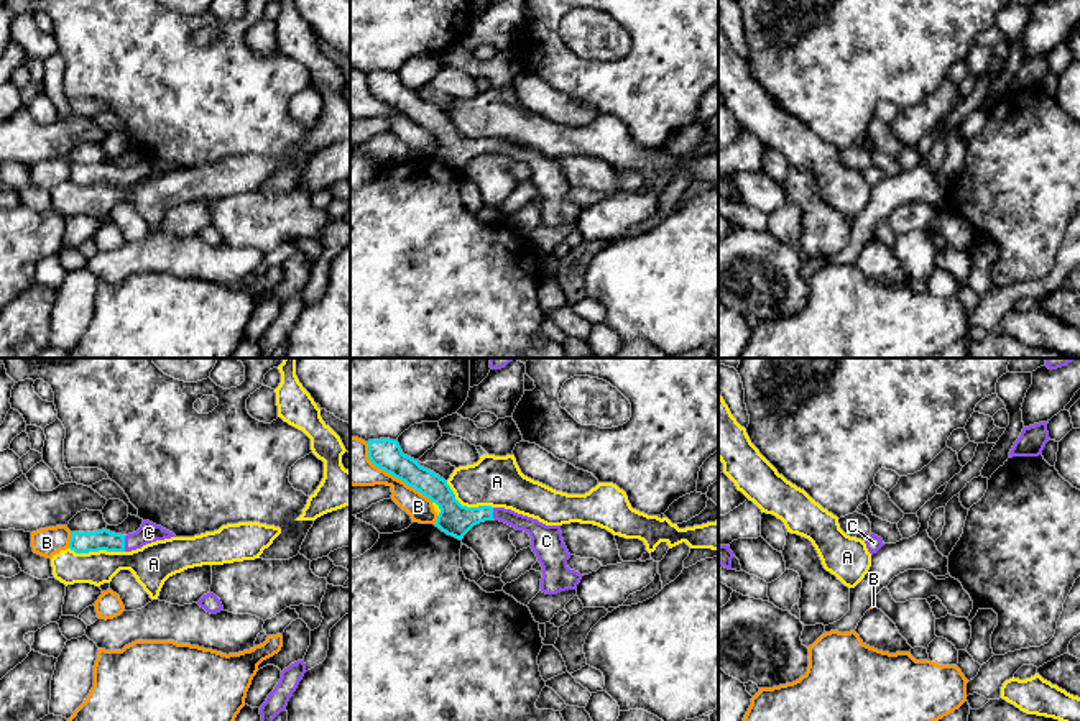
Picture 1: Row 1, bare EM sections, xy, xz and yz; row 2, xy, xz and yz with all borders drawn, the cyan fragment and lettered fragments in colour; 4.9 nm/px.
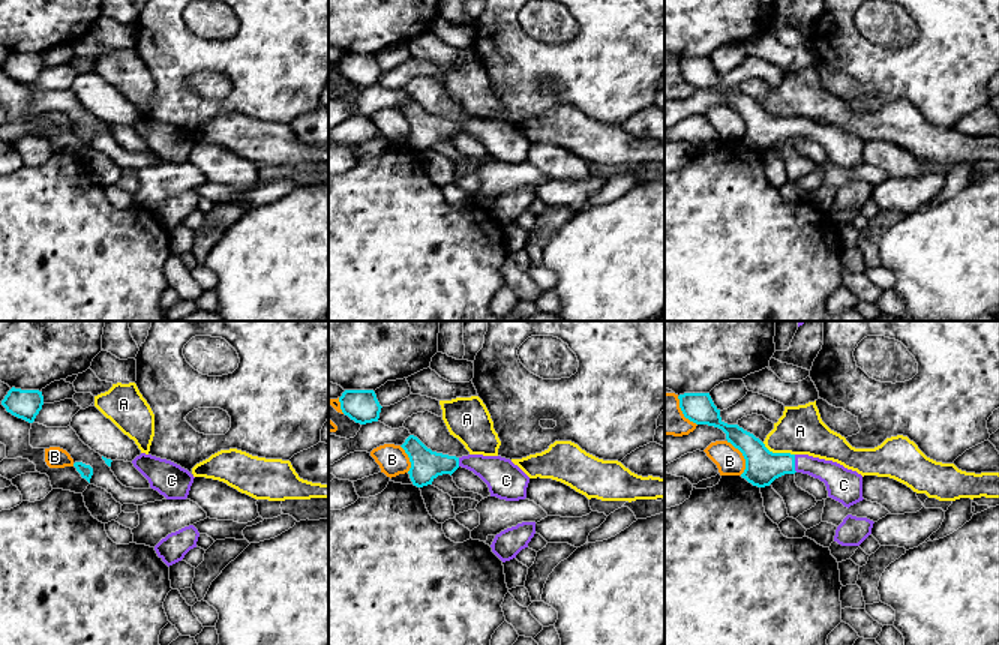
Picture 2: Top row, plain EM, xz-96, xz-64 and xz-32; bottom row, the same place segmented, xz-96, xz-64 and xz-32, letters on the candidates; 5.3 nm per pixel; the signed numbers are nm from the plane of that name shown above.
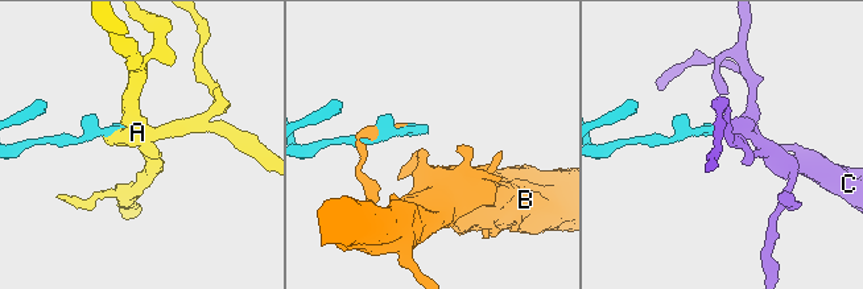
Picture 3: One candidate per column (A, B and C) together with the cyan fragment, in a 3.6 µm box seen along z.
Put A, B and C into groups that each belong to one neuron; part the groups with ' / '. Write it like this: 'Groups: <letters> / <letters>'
Groups: A / B / C

